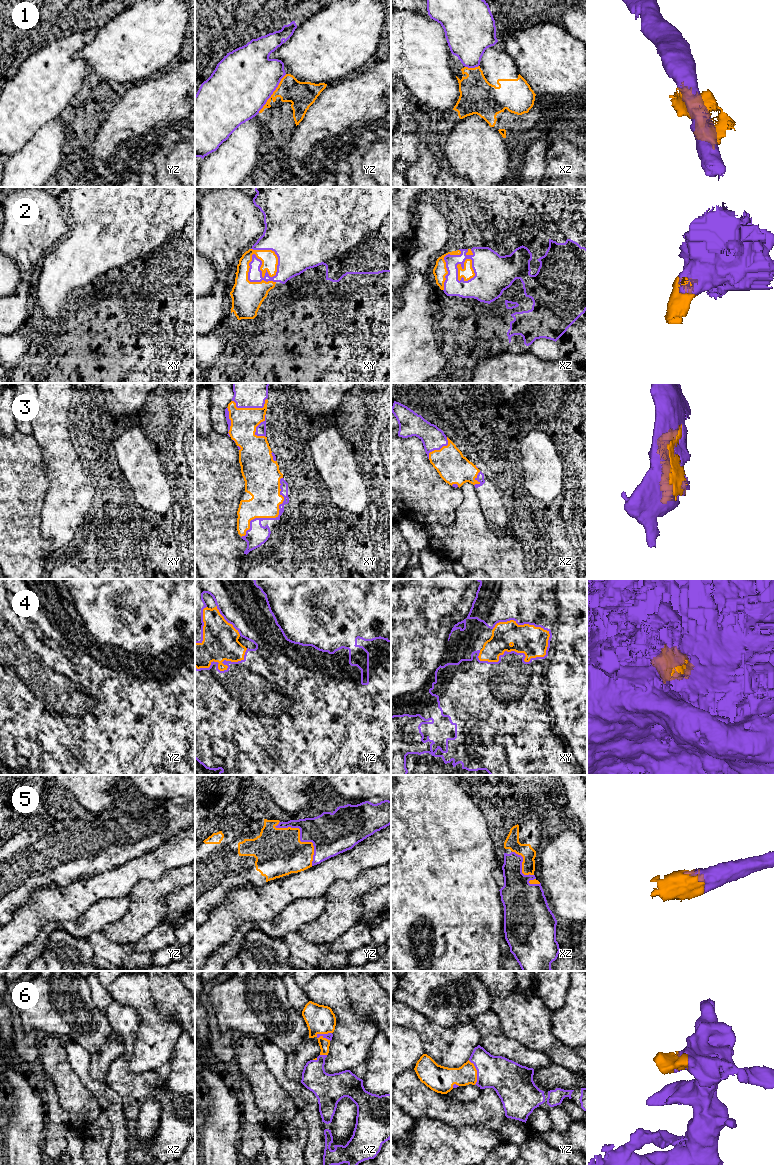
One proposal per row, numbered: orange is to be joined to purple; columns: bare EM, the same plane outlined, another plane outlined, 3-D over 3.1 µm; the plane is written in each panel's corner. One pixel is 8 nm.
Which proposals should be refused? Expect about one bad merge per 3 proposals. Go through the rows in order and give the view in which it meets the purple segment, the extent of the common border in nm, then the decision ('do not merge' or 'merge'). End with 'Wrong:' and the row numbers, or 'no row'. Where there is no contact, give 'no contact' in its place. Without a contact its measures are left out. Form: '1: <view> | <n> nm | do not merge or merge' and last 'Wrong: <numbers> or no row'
1: yz | 380 nm | do not merge
2: xy | 340 nm | merge
3: xy | 600 nm | merge
4: xy | 600 nm | merge
5: yz | 440 nm | merge
6: xz | 130 nm | merge
Wrong: 1

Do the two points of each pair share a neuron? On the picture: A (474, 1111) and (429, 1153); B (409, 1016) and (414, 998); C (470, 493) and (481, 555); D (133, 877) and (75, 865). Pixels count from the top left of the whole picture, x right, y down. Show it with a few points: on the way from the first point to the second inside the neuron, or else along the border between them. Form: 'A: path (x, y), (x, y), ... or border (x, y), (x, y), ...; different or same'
A: border (436, 1118), (452, 1125), (482, 1126); different
B: border (401, 1002), (432, 1020); different
C: path (470, 508), (470, 540); same
D: border (126, 861), (107, 870), (82, 877); different

